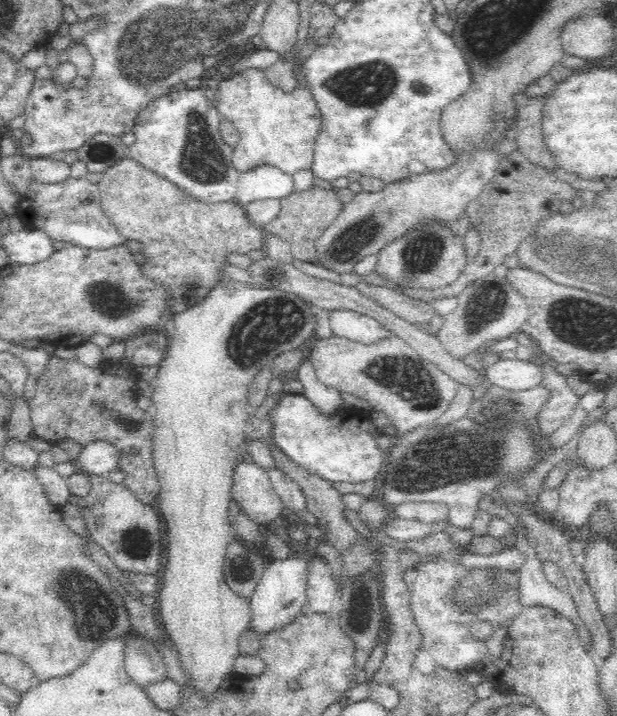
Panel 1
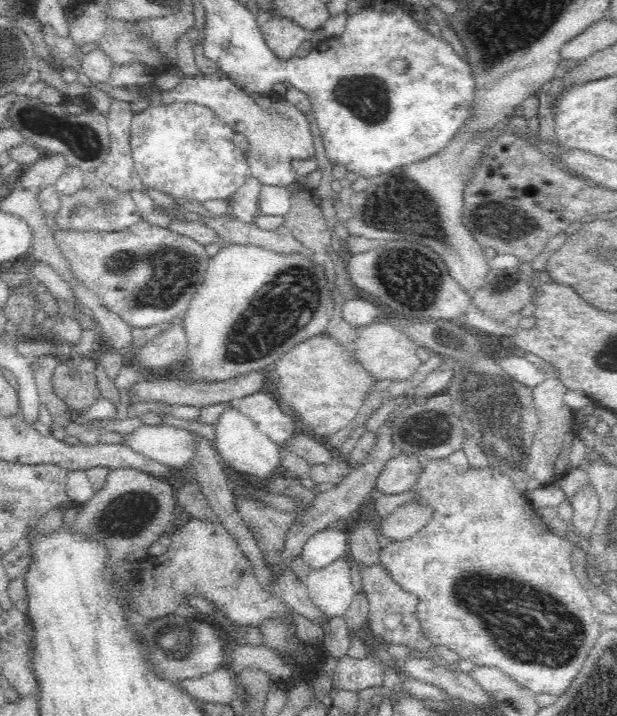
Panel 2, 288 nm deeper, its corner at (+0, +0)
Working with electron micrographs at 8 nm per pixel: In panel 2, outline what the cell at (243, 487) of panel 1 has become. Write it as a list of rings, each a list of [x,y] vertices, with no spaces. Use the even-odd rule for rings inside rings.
[[[228,406],[226,410],[222,410],[214,426],[216,426],[214,448],[220,454],[226,468],[232,468],[244,476],[258,480],[270,478],[276,474],[276,470],[280,470],[280,446],[274,440],[270,440],[270,436],[260,432],[256,424],[248,420],[248,416],[240,412],[236,406]]]

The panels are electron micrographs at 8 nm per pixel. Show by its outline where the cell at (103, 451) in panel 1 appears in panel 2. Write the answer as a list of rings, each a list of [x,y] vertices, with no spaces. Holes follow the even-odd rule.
[[[142,426],[132,432],[124,444],[166,468],[180,470],[194,458],[198,436],[200,434],[192,430],[176,426]]]

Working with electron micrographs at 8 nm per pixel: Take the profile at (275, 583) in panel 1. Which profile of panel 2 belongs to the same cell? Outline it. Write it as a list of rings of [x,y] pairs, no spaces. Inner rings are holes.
[[[328,526],[320,532],[316,532],[304,546],[302,550],[302,558],[306,560],[306,564],[316,570],[316,568],[324,568],[328,564],[332,564],[338,558],[348,556],[350,546],[348,546],[348,530],[346,528],[334,528]]]

